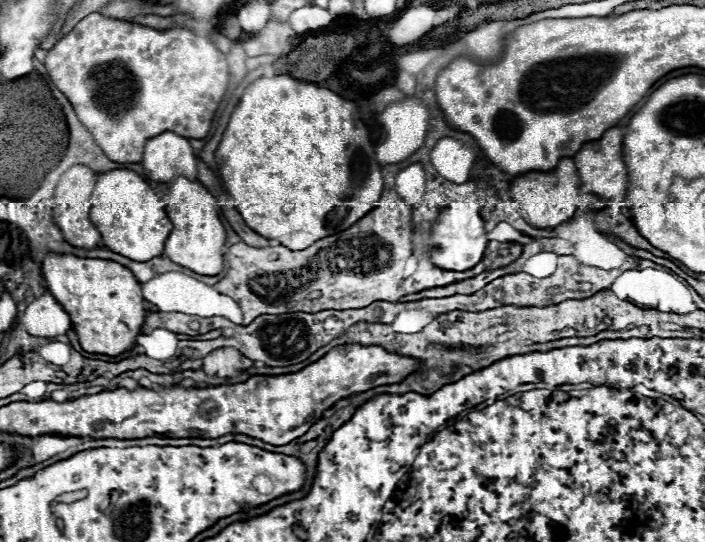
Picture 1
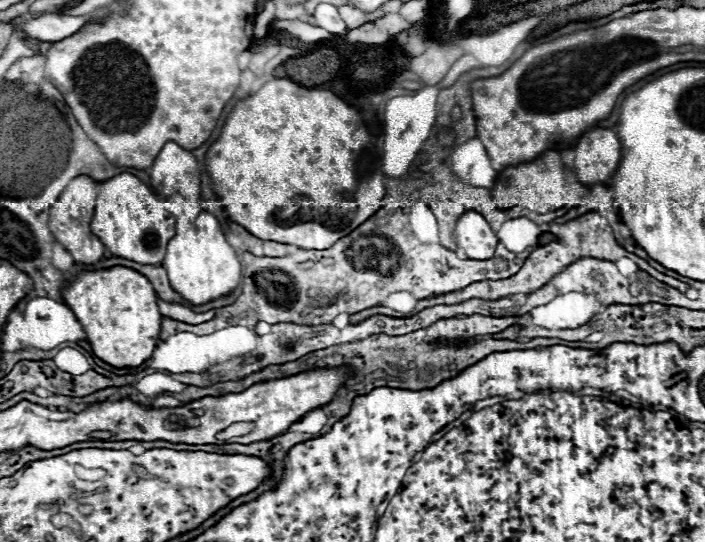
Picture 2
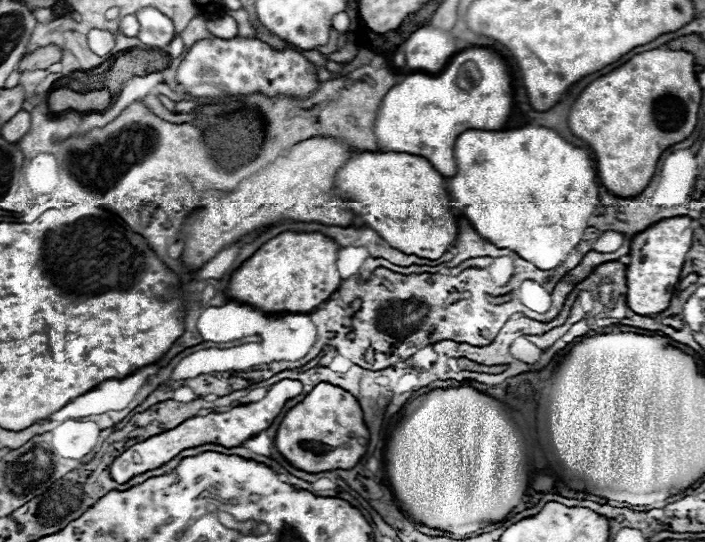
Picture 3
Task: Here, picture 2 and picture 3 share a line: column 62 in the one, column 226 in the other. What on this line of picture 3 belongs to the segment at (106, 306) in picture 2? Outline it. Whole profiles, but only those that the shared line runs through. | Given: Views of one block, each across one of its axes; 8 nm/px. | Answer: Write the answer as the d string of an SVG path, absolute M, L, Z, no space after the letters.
M302 223L302 232L282 232L280 236L276 236L276 238L272 238L272 240L268 240L262 248L258 248L238 270L234 270L232 272L232 276L230 276L230 282L228 282L228 288L226 288L226 298L228 300L236 300L236 302L242 302L242 304L248 304L248 306L252 306L252 308L256 308L256 310L262 310L264 314L280 314L280 312L312 312L316 306L320 306L322 302L326 302L334 292L336 292L336 288L338 288L338 284L340 284L340 274L338 274L338 270L336 270L336 254L338 254L338 244L336 242L332 242L330 238L326 238L324 234L320 234L320 232L303 232L303 223Z

